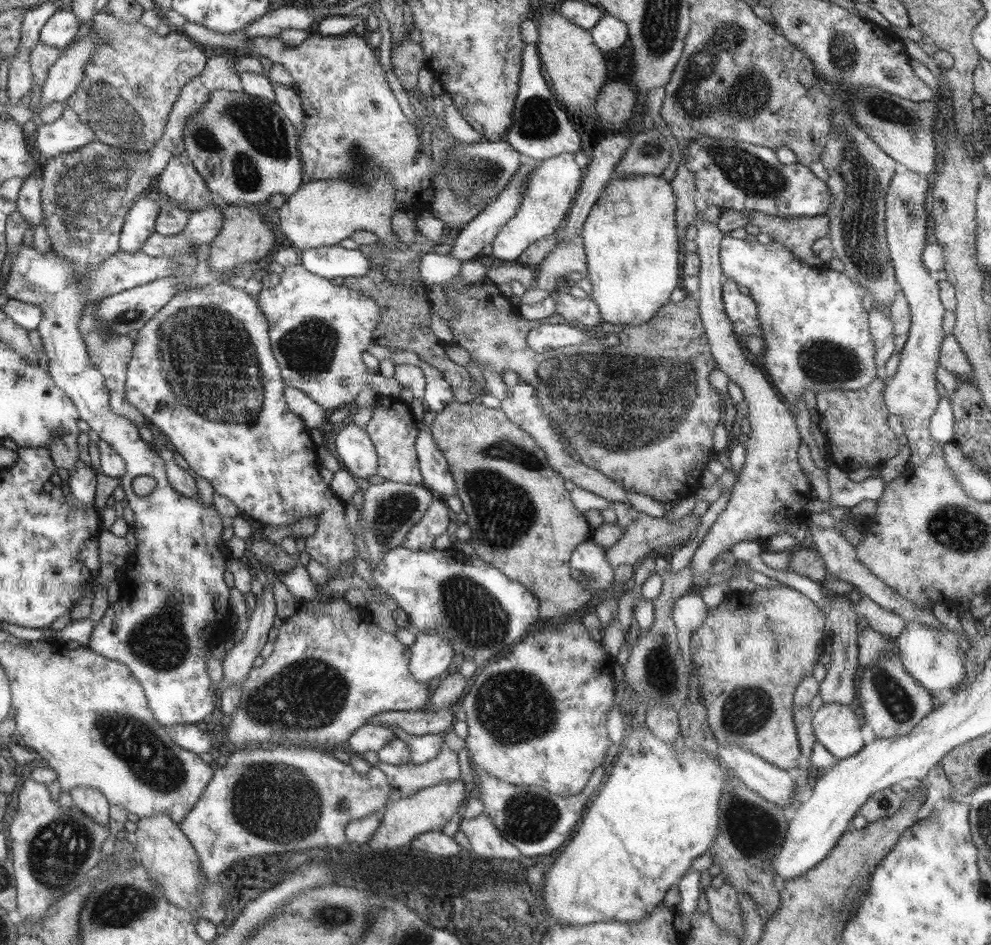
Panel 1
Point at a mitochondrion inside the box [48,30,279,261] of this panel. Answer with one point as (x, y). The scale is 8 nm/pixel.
(119, 115)

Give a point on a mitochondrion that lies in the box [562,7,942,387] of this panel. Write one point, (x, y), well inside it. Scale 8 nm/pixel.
(714, 85)

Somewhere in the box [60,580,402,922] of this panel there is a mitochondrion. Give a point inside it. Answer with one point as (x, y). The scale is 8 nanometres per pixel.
(306, 695)

